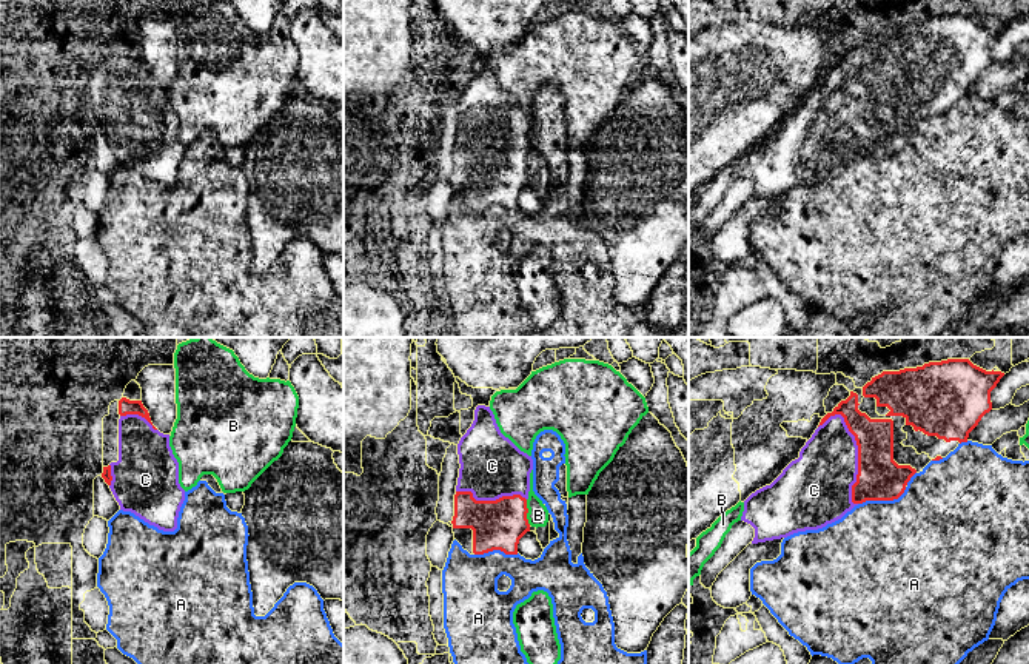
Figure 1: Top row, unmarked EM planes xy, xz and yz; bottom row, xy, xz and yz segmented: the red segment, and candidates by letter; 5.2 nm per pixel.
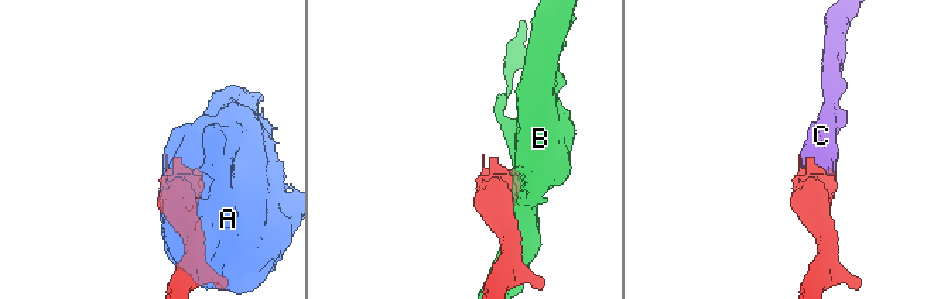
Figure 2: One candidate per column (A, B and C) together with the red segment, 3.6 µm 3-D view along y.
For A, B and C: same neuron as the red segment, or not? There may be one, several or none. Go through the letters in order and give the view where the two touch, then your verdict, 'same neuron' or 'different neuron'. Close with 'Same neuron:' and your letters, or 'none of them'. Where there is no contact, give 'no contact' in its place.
A: yz | different neuron
B: xz | different neuron
C: yz | same neuron
Same neuron: C

